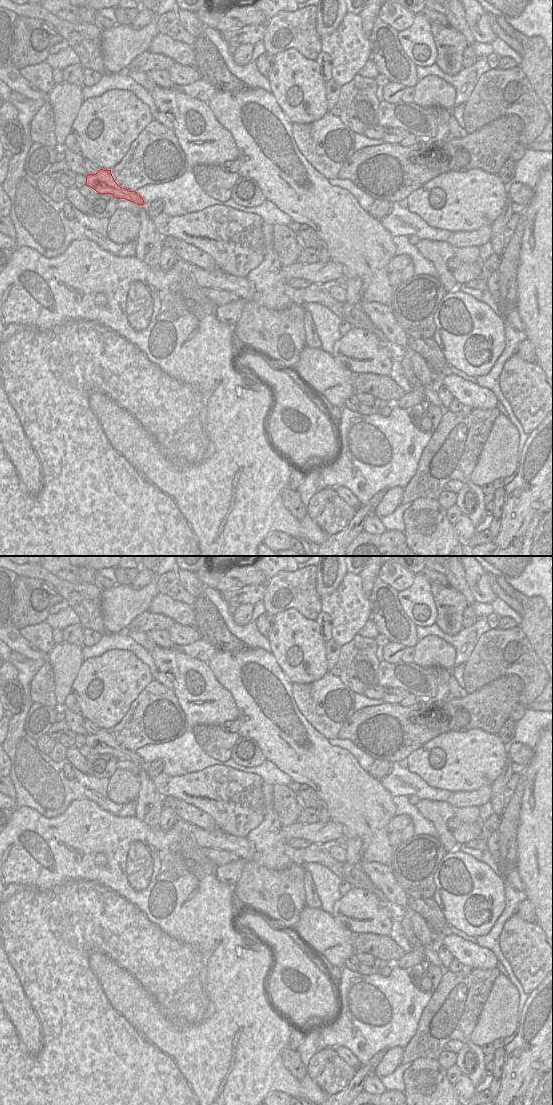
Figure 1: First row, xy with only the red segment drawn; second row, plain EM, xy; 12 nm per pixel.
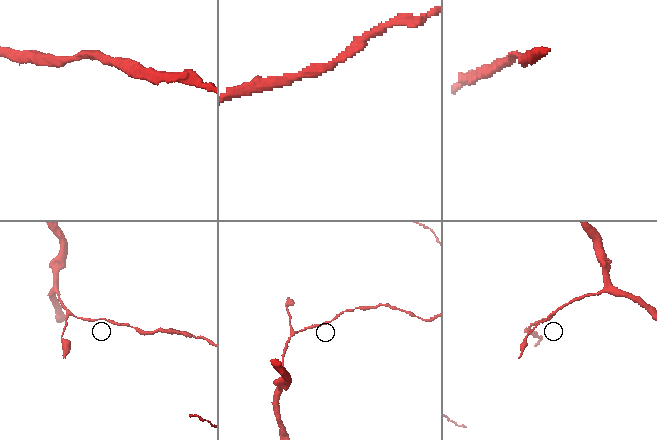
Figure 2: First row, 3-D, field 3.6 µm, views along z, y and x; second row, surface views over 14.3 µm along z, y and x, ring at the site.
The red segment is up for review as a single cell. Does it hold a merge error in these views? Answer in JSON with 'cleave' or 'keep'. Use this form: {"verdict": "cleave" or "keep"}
{"verdict": "keep"}

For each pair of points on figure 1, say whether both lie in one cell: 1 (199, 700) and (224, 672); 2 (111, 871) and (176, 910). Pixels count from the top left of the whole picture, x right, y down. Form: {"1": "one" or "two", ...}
{"1": "two", "2": "one"}

